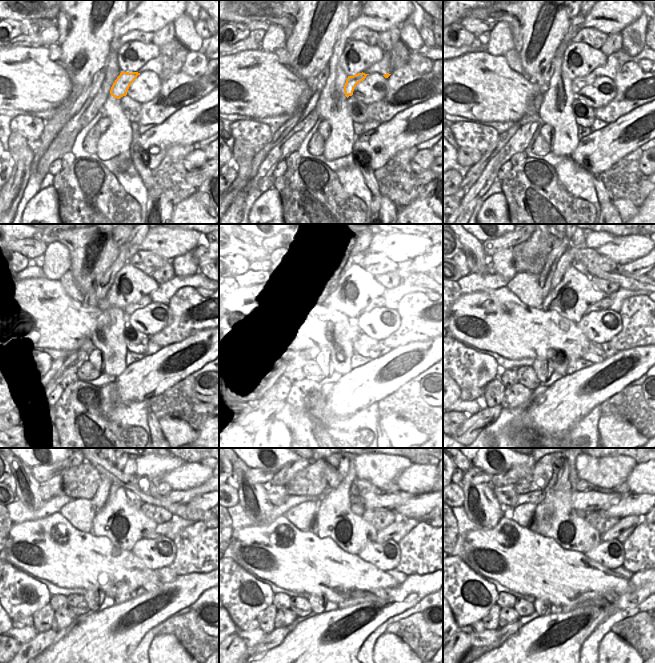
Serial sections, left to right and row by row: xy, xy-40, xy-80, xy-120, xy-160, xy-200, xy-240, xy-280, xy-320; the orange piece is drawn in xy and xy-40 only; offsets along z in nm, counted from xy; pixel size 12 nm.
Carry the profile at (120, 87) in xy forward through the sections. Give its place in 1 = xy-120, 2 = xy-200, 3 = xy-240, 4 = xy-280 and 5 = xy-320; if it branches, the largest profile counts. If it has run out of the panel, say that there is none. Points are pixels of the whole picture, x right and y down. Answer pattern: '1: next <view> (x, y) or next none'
1: next xy-120 (129, 309)
2: next xy-200 (615, 302)
3: next xy-240 (171, 528)
4: next xy-280 (402, 526)
5: next xy-320 (624, 528)

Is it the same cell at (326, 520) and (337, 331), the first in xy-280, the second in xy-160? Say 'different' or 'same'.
different

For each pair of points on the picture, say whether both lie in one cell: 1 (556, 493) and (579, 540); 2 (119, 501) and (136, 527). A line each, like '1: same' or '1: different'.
1: same
2: same

